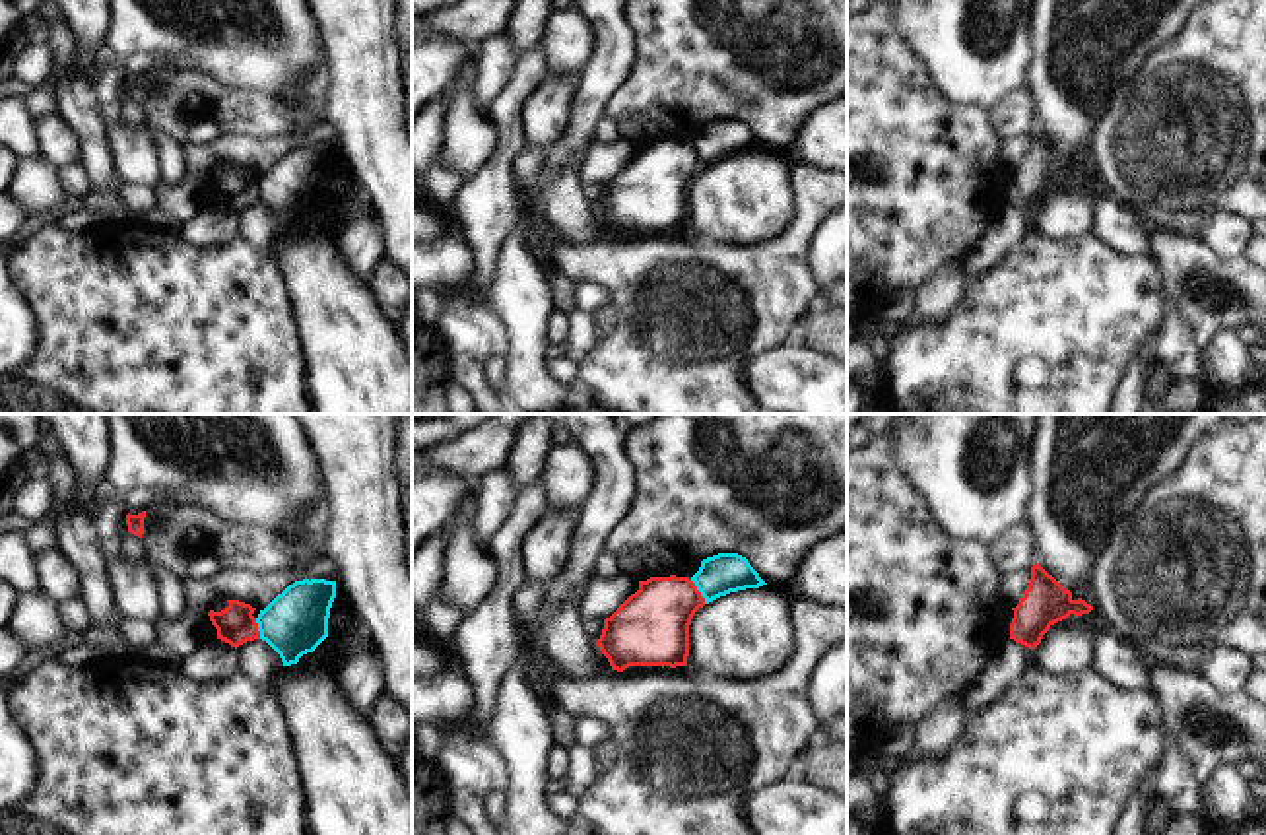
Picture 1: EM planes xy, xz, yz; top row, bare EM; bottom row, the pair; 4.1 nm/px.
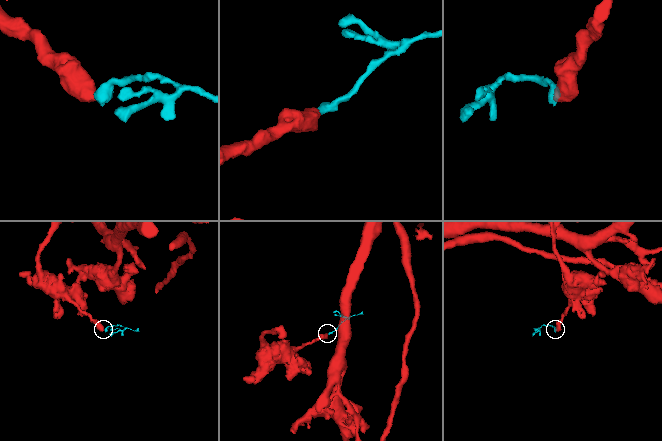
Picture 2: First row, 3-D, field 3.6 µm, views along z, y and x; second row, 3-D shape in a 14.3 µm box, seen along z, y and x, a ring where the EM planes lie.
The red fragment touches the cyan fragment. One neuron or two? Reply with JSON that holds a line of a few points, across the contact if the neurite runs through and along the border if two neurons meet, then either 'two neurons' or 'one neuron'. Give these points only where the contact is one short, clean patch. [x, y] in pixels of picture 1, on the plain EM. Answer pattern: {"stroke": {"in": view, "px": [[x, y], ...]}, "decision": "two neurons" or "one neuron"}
{"stroke": {"in": "xz", "px": [[690, 144], [705, 167]]}, "decision": "two neurons"}

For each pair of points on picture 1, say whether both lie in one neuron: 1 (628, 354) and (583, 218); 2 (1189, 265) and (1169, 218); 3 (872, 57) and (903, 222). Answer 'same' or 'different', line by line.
1: different
2: different
3: same

